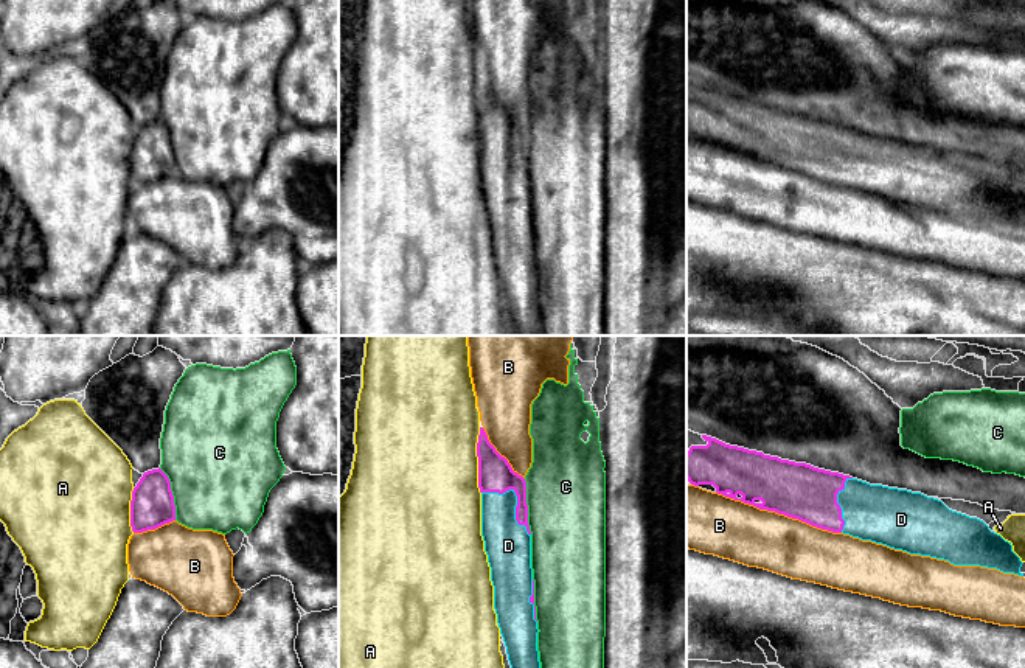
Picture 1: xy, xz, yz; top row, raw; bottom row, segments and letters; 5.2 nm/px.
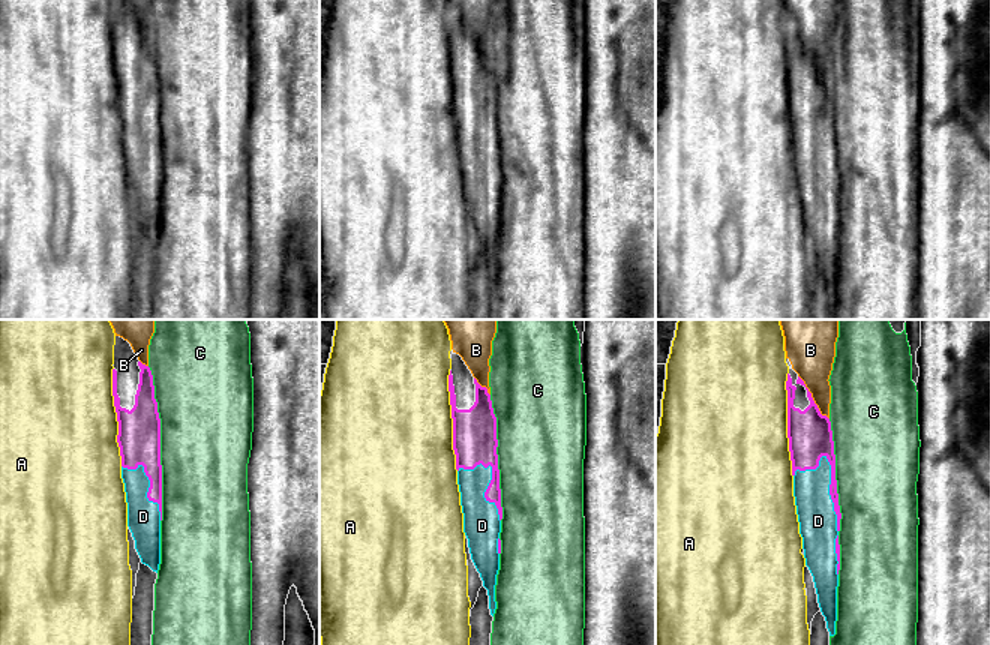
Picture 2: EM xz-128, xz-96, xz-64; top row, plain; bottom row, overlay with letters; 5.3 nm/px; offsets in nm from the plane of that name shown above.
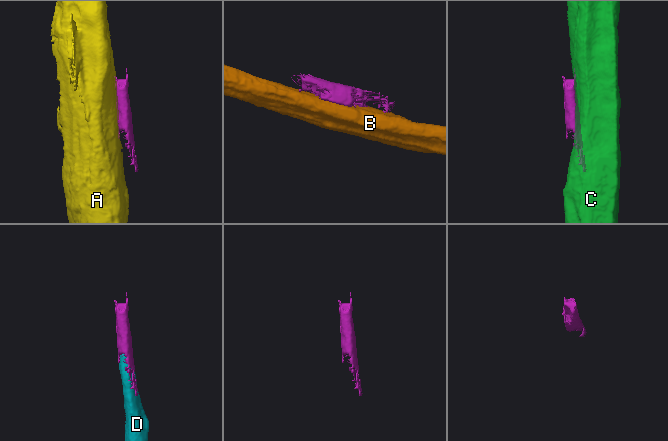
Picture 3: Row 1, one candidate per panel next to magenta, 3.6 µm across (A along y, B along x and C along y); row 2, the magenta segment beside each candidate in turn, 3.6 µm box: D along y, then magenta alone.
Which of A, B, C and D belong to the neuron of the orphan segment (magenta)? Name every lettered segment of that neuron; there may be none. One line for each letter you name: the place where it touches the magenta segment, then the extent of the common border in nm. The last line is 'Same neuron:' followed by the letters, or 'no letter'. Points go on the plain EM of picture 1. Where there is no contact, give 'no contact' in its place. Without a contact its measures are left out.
D: xz (517, 151) | 340 nm
Same neuron: D

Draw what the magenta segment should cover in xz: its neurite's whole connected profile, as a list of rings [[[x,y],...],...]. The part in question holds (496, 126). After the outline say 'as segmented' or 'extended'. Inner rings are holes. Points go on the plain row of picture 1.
[[[483,79],[477,109],[481,188],[511,326],[517,336],[540,336],[526,134],[495,103]]]; extended

